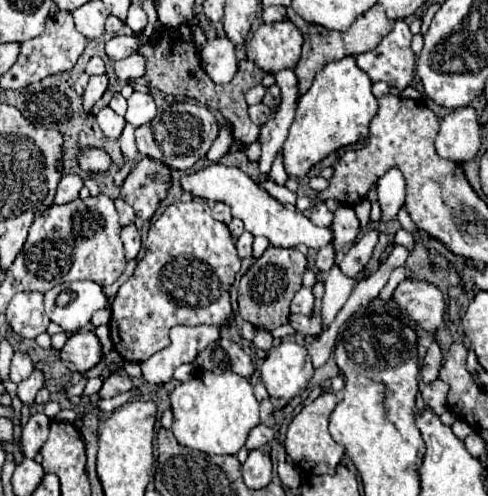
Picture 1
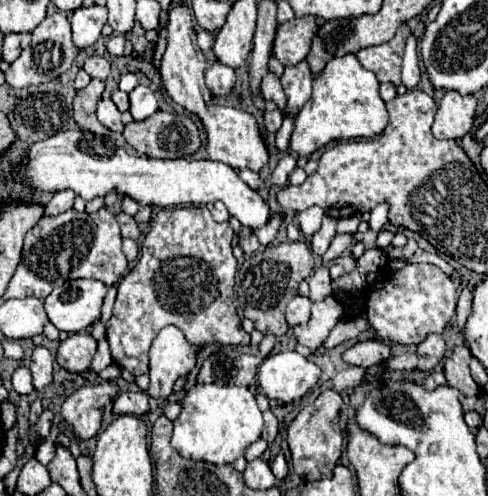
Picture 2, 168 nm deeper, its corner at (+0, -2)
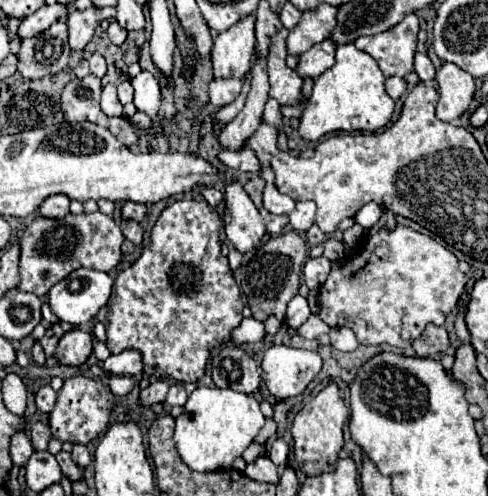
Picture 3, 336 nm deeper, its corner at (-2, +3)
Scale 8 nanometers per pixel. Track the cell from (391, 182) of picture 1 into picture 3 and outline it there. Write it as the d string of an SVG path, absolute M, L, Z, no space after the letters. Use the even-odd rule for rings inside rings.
M368 202L364 208L360 208L360 212L356 214L354 222L360 224L362 228L370 230L374 224L378 224L380 216L382 216L382 208L376 202Z

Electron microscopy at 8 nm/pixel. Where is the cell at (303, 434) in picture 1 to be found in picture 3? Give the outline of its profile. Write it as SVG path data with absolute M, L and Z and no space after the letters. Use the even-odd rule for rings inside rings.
M330 382L312 402L308 402L292 422L292 436L294 436L294 454L300 470L308 476L316 476L322 472L332 472L338 460L338 452L344 446L342 428L348 420L350 412L340 398L338 386Z

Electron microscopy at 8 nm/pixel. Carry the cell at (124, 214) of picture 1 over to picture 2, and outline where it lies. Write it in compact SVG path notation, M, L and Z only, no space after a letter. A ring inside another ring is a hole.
M122 211L116 217L118 217L118 225L122 229L122 237L130 237L130 239L138 239L140 237L140 227L138 227L134 217L130 217L130 215L122 213Z

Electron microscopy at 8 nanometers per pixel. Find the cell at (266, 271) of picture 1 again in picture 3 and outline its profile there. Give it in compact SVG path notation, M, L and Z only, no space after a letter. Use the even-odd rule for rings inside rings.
M290 230L280 236L272 236L264 246L260 246L250 262L240 268L240 288L246 294L246 302L252 310L252 316L264 322L270 314L276 314L278 320L284 320L288 302L298 294L302 266L308 260L306 240Z

